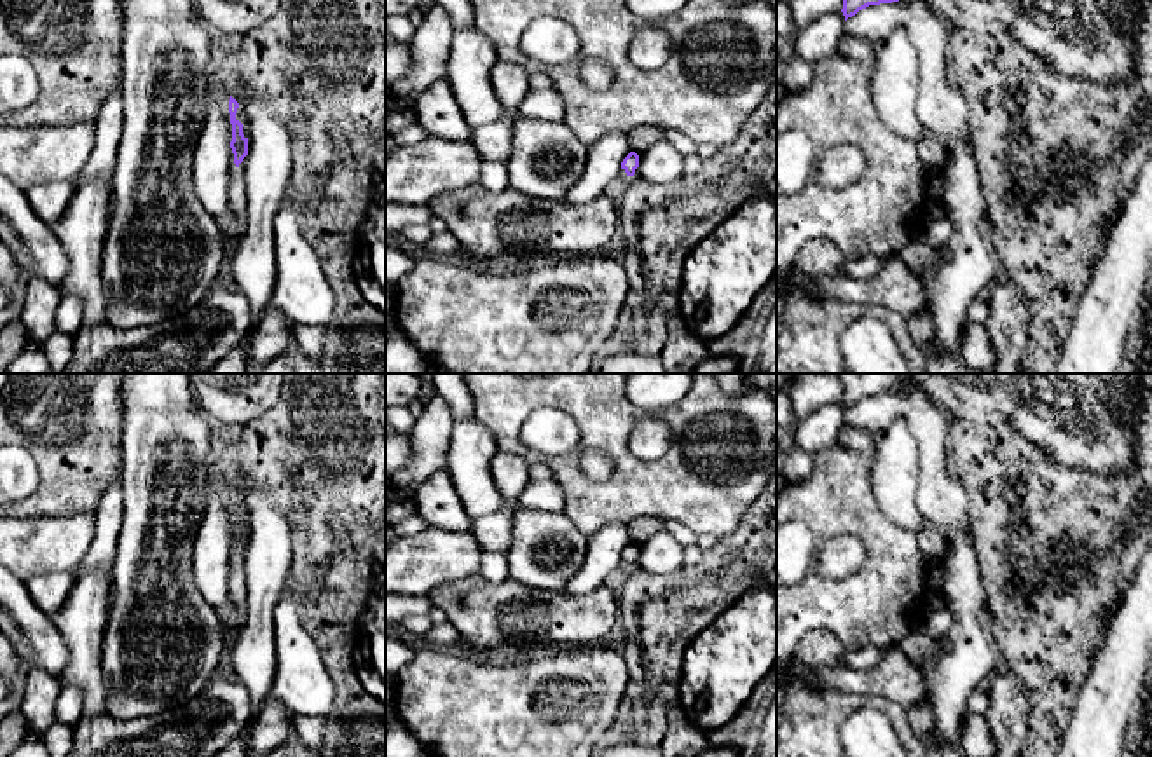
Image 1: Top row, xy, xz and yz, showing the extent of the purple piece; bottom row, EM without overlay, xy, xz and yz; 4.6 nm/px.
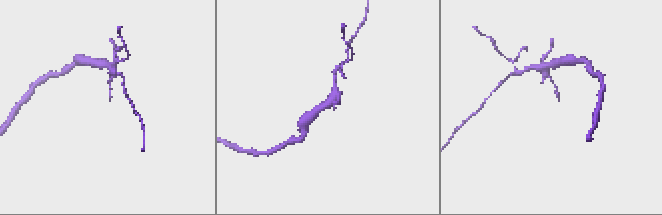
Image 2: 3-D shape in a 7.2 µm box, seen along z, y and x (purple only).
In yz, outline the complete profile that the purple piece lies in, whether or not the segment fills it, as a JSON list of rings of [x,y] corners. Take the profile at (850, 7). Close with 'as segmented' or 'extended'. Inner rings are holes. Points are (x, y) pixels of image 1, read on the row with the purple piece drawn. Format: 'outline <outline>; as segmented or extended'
outline [[[843,0],[843,16],[845,21],[852,16],[855,16],[859,10],[869,7],[869,5],[880,5],[880,3],[892,3],[892,2],[899,2],[899,0]]]; as segmented

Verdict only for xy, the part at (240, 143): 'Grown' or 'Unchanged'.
Grown

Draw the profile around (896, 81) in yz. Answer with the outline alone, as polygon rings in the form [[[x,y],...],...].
[[[897,26],[874,49],[876,68],[871,94],[880,119],[899,136],[920,141],[925,129],[916,115],[920,59],[906,31]]]

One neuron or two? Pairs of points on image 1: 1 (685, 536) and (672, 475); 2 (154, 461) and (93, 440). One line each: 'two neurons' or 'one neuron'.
1: two neurons
2: two neurons

